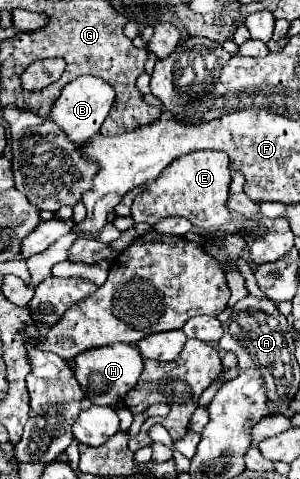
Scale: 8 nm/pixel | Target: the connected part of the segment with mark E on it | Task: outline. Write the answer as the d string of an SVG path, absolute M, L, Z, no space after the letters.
M191 152L173 160L153 182L147 182L145 190L135 198L131 206L131 216L135 222L155 224L163 216L185 216L193 222L201 234L215 234L225 228L231 214L225 206L231 182L231 168L225 152Z

